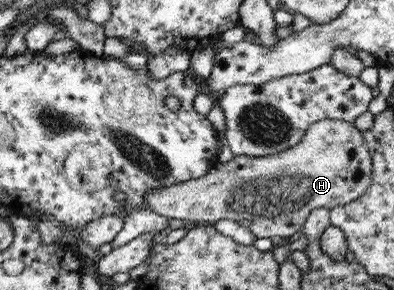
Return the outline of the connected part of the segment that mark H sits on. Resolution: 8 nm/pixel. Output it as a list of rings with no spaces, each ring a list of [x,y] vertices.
[[[326,118],[315,122],[296,146],[282,153],[262,157],[233,155],[232,160],[214,165],[204,177],[154,189],[148,196],[148,210],[194,225],[214,224],[218,220],[230,218],[249,228],[257,238],[281,236],[287,239],[303,228],[313,210],[344,206],[356,200],[366,192],[371,180],[372,157],[363,132],[354,123]]]

